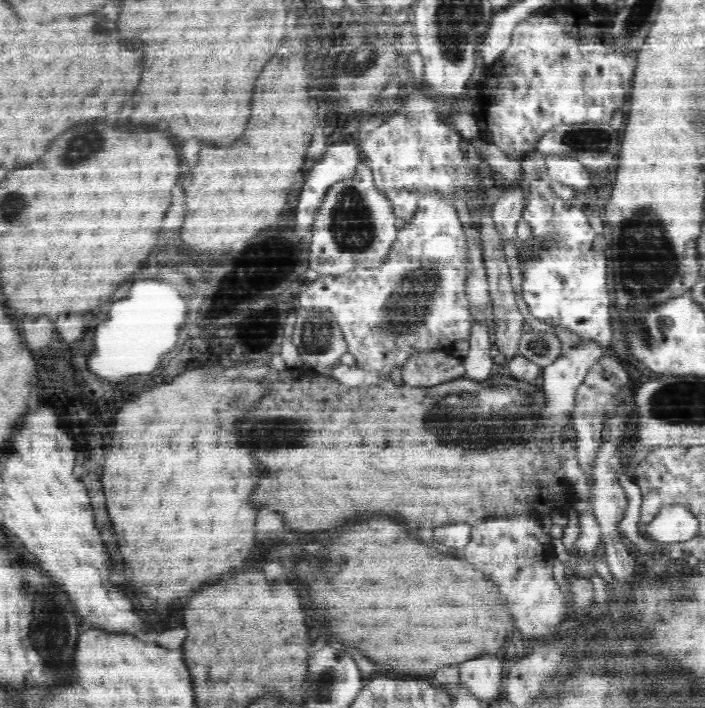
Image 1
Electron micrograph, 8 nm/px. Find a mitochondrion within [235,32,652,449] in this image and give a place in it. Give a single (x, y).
(469, 409)

